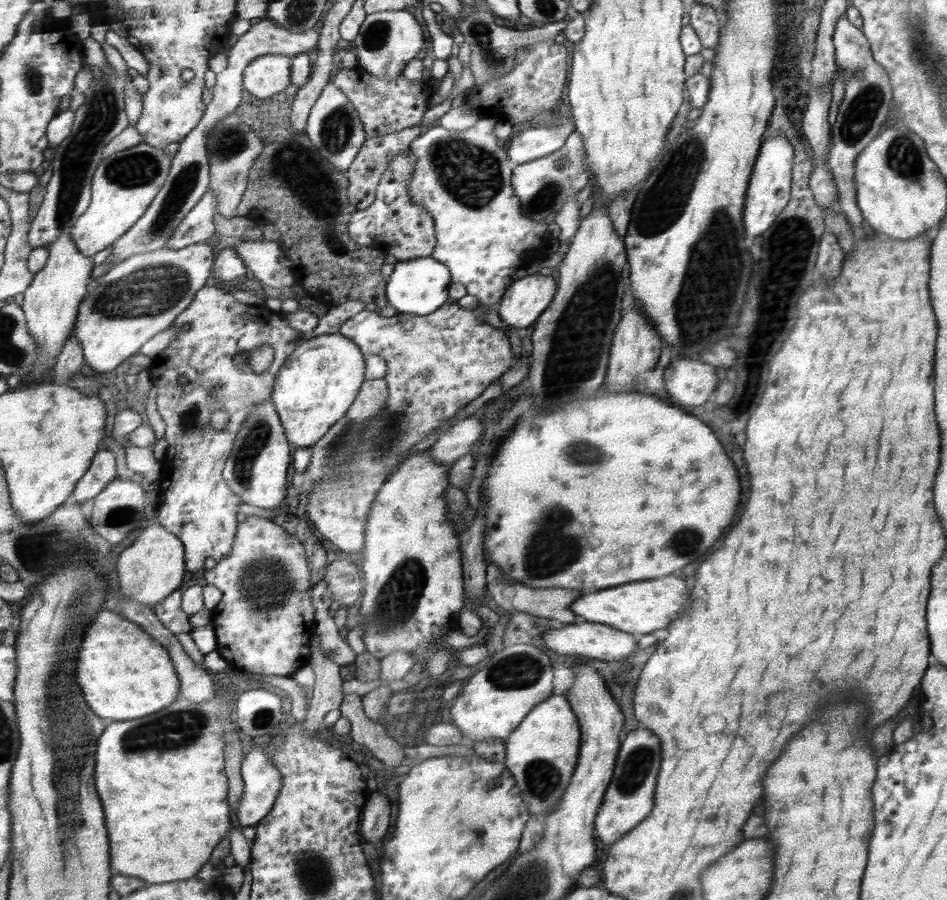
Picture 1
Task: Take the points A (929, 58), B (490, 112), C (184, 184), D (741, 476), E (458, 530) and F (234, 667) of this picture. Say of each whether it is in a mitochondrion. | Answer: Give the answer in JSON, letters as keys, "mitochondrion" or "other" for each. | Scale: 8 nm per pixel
{"A":"mitochondrion","B":"other","C":"mitochondrion","D":"other","E":"other","F":"other"}

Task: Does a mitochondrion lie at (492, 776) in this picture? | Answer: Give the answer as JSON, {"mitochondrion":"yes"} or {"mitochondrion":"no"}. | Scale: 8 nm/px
{"mitochondrion":"no"}

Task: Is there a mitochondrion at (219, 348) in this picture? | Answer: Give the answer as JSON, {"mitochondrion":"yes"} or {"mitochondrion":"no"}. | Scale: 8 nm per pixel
{"mitochondrion":"no"}

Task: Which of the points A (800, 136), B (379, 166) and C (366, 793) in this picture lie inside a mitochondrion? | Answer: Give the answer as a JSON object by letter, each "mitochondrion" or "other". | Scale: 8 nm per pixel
{"A":"other","B":"other","C":"other"}

